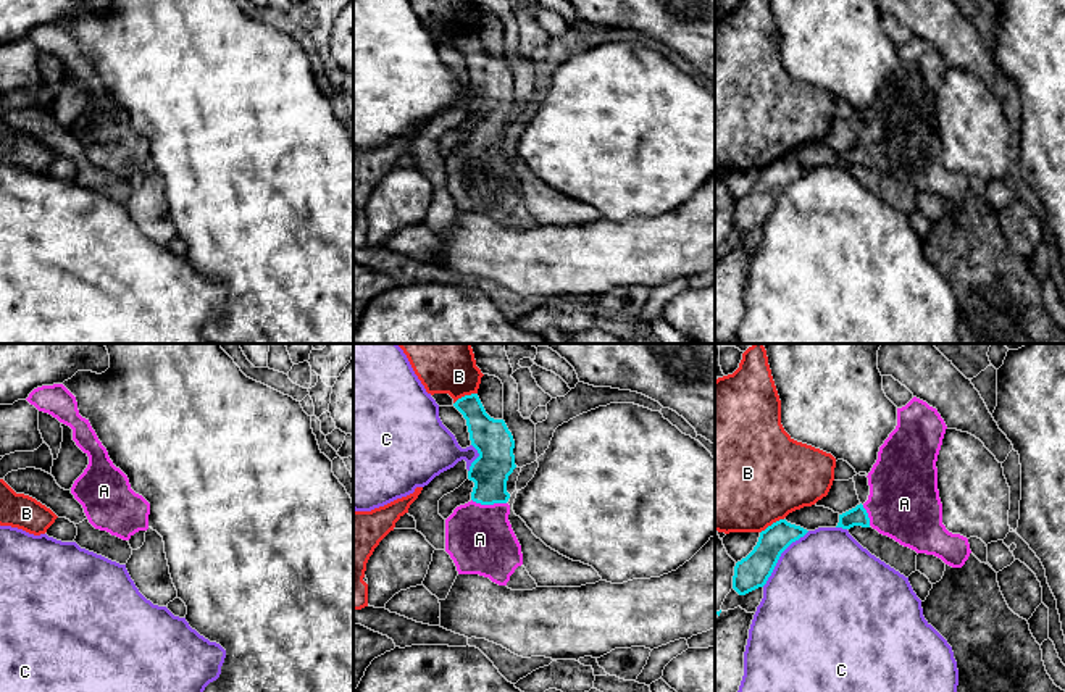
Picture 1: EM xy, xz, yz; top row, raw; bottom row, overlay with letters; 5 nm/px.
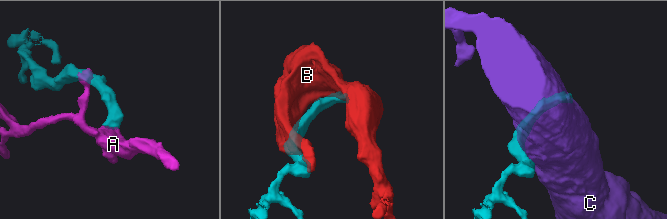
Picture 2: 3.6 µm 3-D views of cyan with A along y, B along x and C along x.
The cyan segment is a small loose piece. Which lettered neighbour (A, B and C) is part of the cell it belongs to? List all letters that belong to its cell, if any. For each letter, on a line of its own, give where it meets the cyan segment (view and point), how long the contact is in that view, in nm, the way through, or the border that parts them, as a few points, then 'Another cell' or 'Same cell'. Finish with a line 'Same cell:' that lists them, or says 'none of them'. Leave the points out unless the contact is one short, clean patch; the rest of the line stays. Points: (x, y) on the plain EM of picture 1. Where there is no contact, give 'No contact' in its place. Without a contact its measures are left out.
A: Touches cyan at xz (489, 142). Shared border 180 nm. Path across: xz (489, 110), (489, 142), (480, 168), (480, 178). Same cell
B: Touches cyan at xz (465, 34). Shared border 130 nm. Another cell
C: Touches cyan at yz (780, 194). Shared border 360 nm. Another cell
Same cell: A

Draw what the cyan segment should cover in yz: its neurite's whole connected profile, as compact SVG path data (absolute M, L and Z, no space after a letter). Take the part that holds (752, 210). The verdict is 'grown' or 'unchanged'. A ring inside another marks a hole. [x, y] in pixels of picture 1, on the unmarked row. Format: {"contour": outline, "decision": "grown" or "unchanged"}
{"contour": "M779 158L760 171L754 189L736 202L733 215L733 227L739 234L746 234L763 226L771 215L781 192L808 169Z", "decision": "unchanged"}

